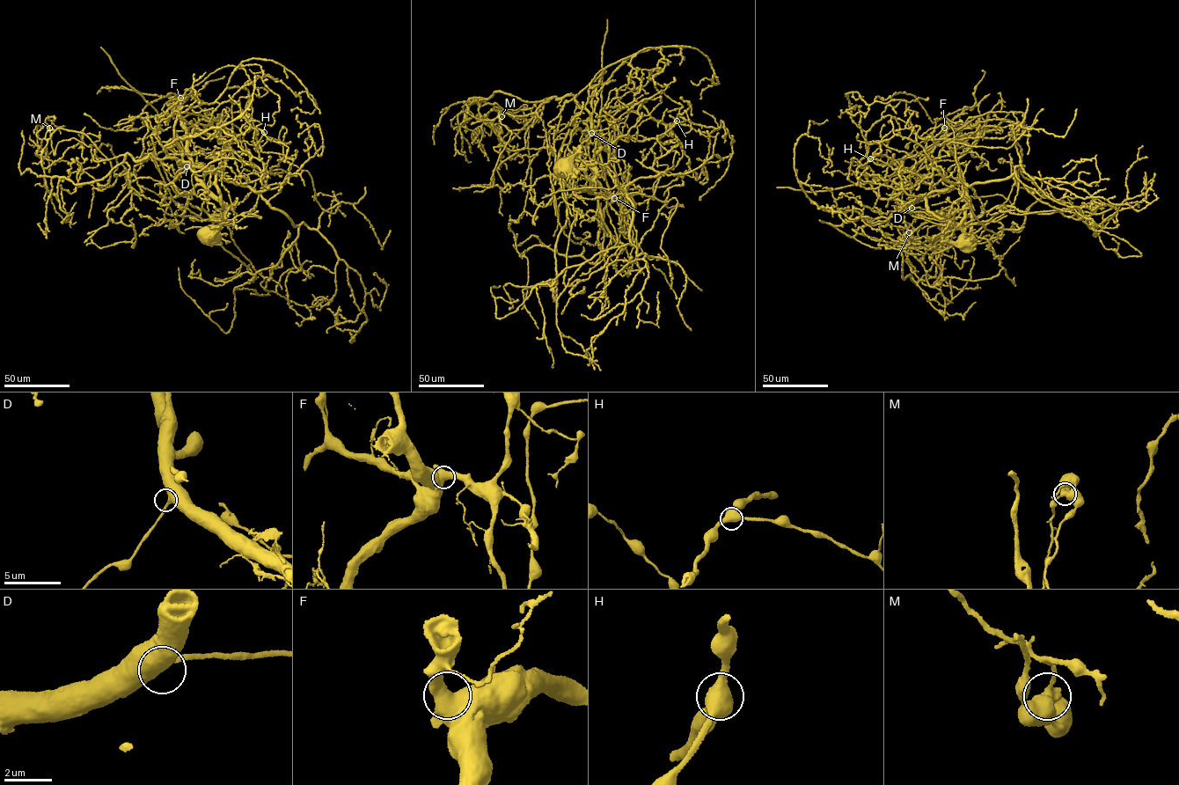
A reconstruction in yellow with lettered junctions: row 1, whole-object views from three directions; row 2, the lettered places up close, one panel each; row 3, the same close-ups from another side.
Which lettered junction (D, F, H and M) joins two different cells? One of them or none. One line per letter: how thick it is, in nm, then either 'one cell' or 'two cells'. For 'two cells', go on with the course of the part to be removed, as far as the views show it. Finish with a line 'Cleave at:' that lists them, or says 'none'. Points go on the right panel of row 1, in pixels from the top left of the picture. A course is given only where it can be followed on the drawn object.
D: 440 nm | one cell
F: 500 nm | one cell
H: 440 nm | one cell
M: 460 nm | two cells | (909, 232), (906, 246), (903, 229), (897, 227), (902, 235), (947, 250), (938, 240), (920, 260), (924, 253)
Cleave at: M

